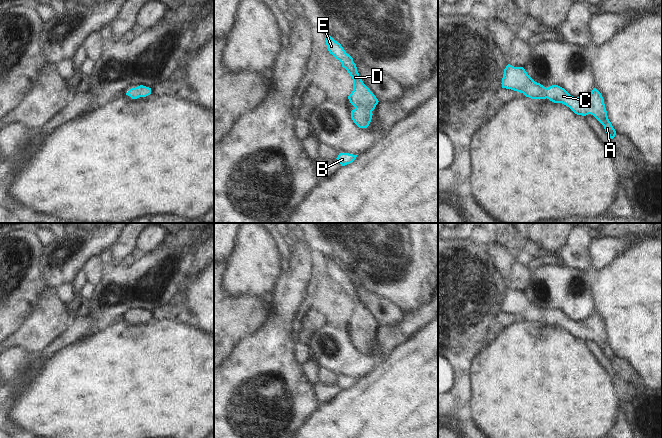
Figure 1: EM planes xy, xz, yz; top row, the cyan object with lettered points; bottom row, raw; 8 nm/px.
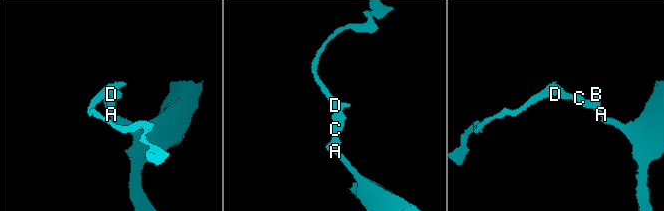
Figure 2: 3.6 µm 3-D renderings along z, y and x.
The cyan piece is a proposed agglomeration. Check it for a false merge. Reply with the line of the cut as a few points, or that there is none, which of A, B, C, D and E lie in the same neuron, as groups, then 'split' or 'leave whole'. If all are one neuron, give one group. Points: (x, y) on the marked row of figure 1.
cut none; groups A B C D E; leave whole

